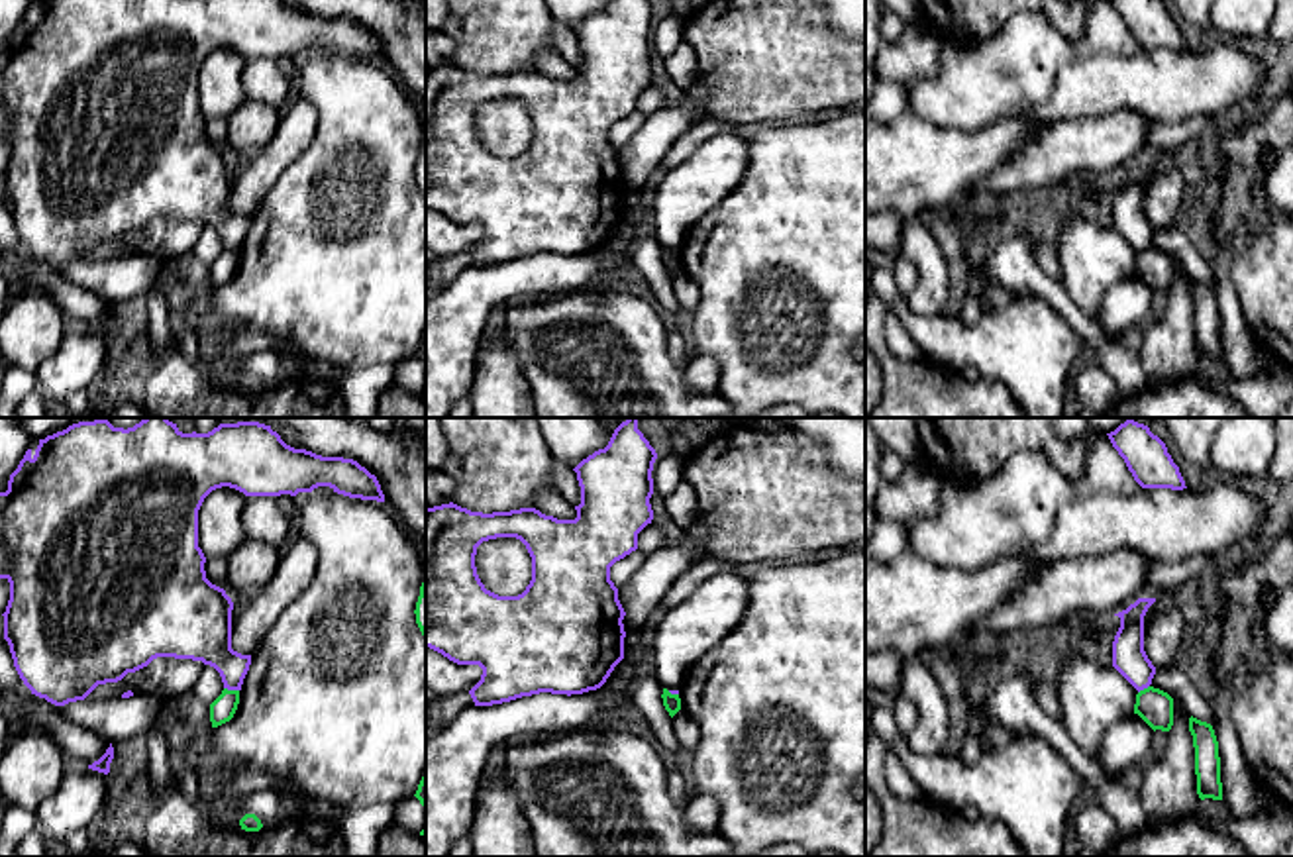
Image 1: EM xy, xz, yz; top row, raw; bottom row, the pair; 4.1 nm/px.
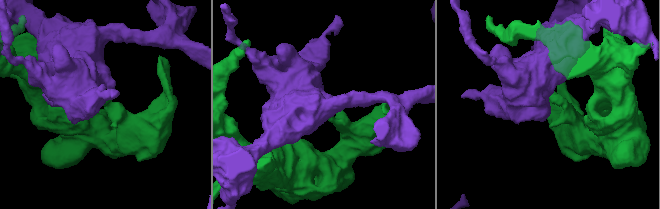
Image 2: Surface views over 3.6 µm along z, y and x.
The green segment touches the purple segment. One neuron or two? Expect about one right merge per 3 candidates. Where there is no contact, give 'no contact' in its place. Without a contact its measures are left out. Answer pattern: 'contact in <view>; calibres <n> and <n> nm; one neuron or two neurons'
contact in xy; calibres 100 and 200 nm; two neurons

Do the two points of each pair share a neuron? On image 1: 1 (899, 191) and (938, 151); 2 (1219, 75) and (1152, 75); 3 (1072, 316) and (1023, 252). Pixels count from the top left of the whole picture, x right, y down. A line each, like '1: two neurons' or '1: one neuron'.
1: one neuron
2: one neuron
3: one neuron

